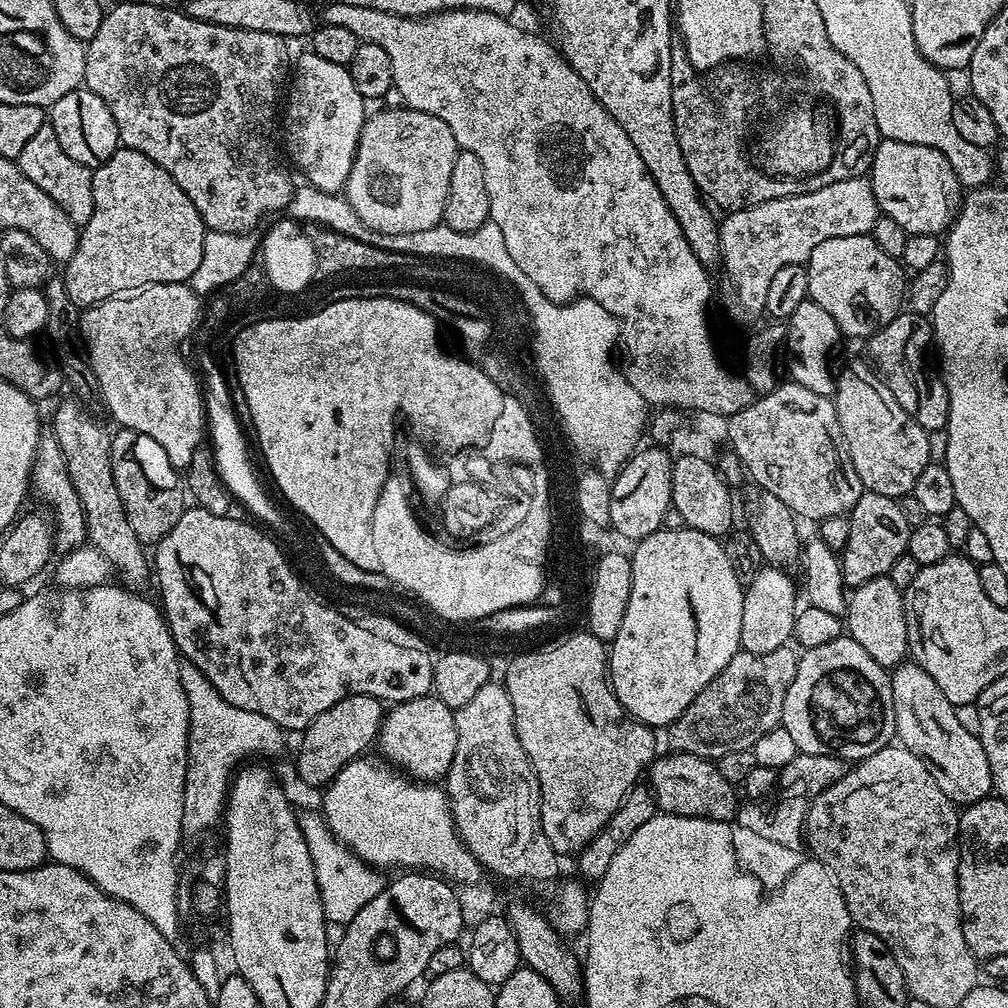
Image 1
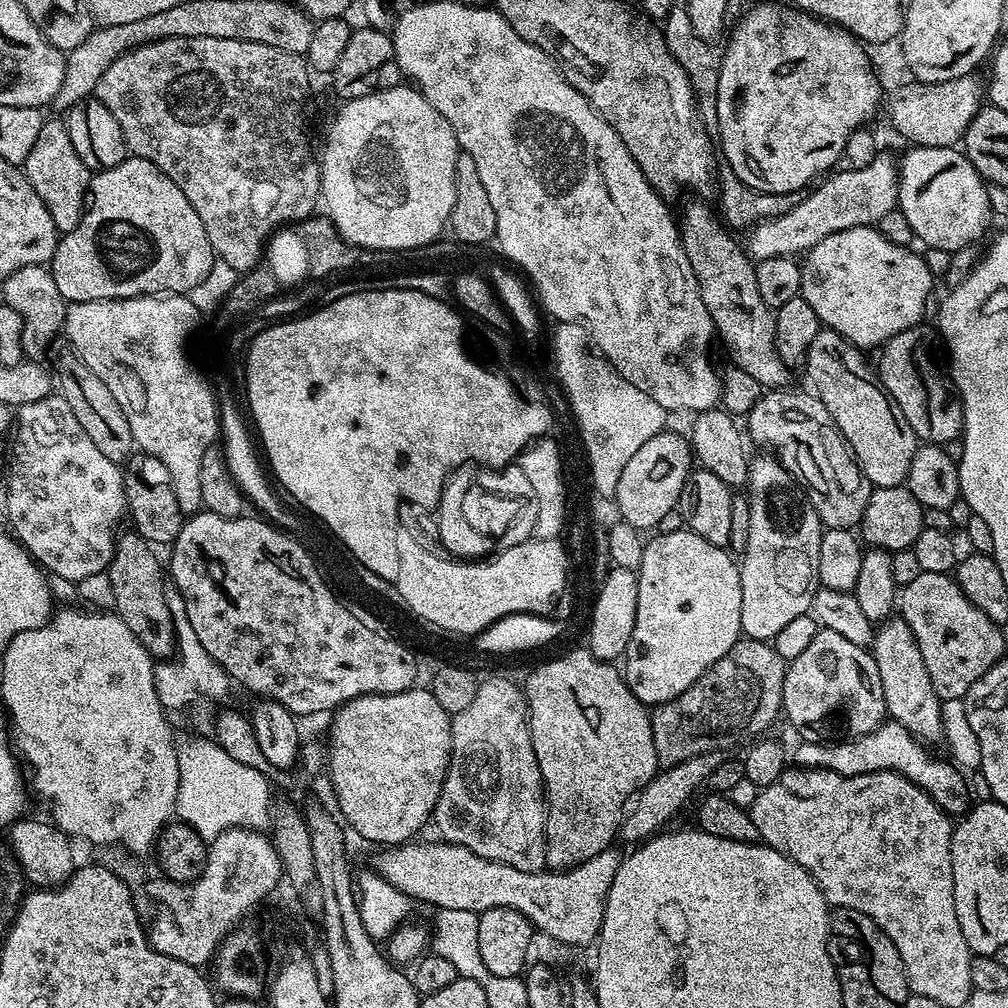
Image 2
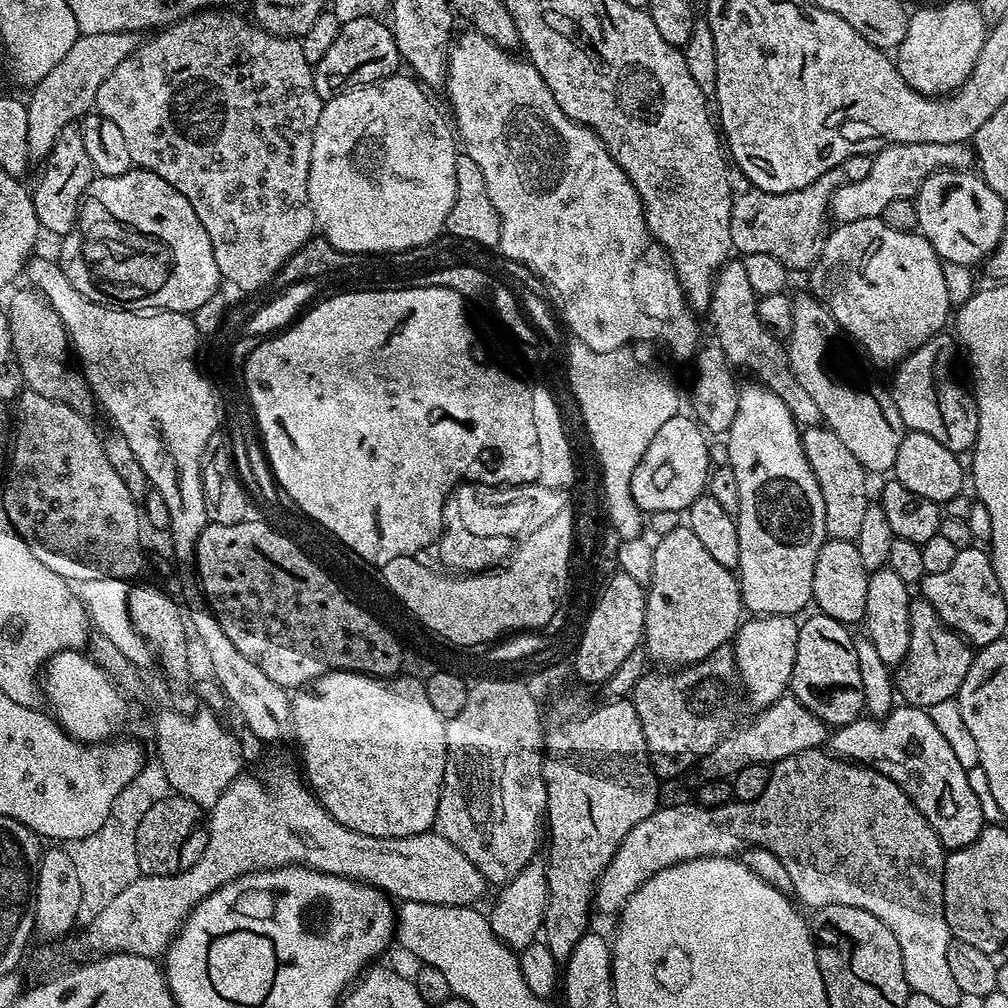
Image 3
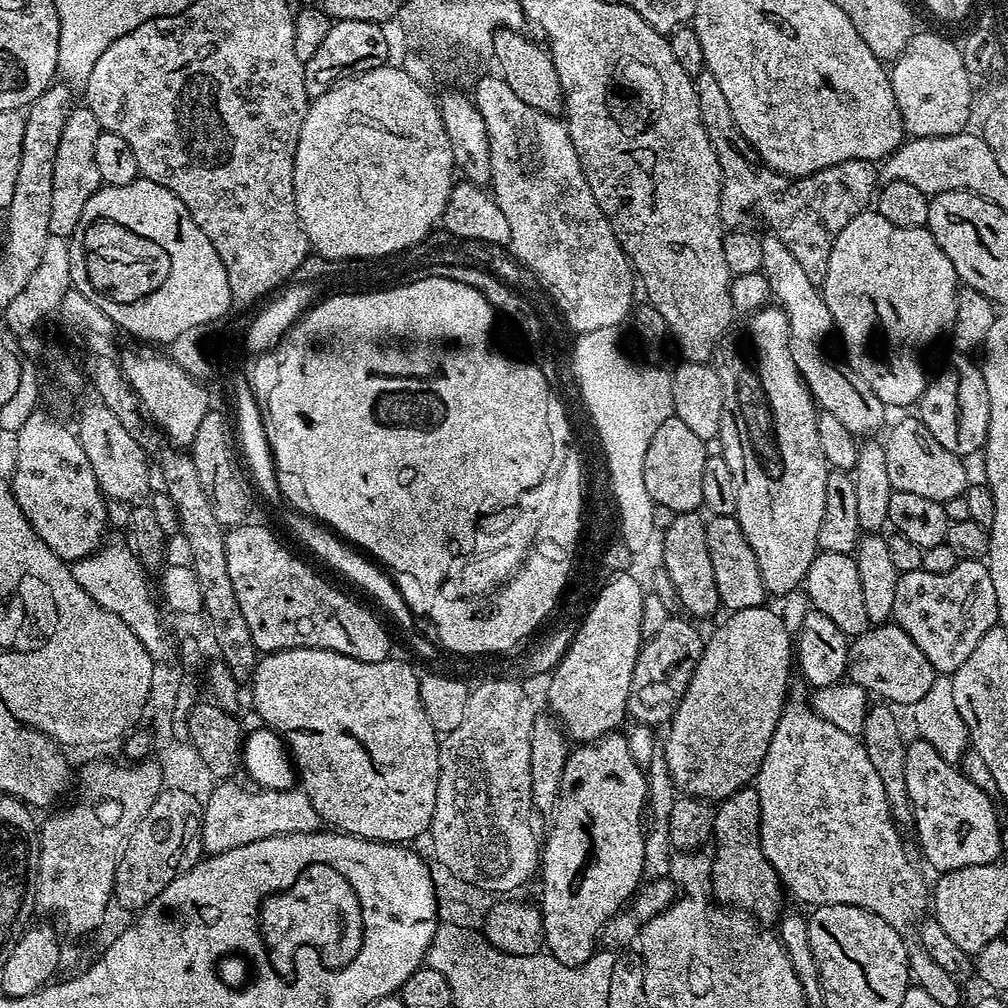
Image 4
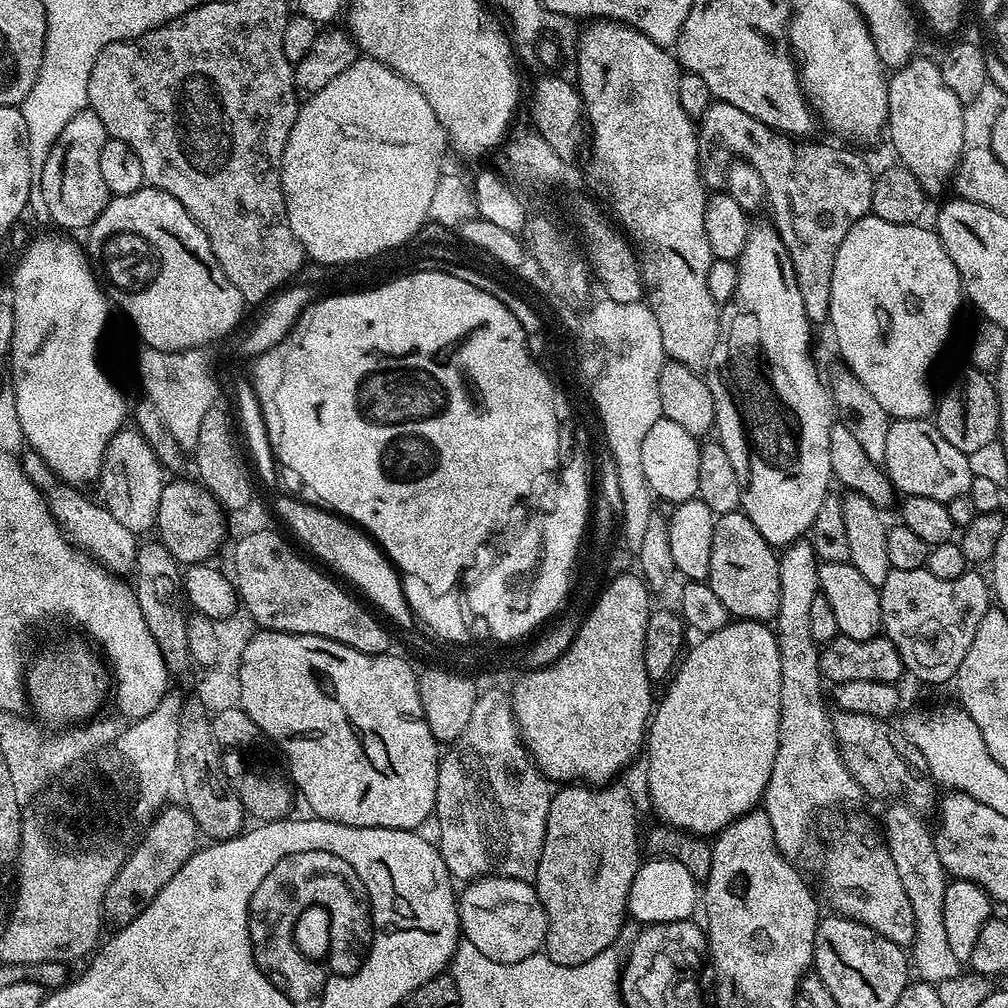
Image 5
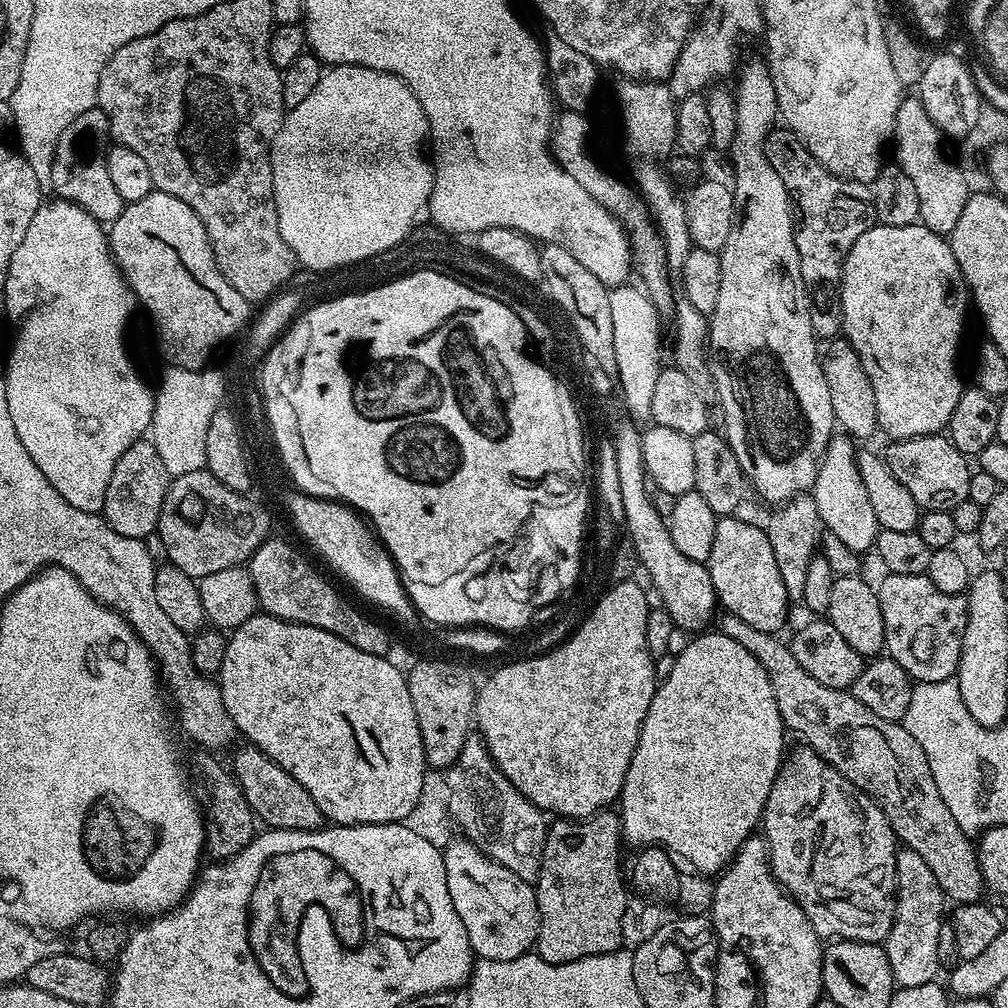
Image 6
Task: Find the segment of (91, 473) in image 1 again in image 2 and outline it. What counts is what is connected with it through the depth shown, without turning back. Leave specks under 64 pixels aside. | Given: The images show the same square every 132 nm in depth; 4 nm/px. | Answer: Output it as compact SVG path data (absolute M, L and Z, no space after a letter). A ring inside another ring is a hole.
M134 530L121 531L116 537L116 549L108 563L107 576L113 588L114 611L116 615L134 630L134 636L154 658L168 658L176 651L174 622L163 593L166 572L162 560L156 557L157 549L142 539Z

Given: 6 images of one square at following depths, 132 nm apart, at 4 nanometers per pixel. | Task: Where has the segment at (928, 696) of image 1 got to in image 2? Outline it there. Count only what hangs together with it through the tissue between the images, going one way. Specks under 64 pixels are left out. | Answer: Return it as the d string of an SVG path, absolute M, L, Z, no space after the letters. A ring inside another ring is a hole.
M889 618L879 625L872 637L871 654L882 678L882 694L886 698L886 713L898 721L917 740L928 746L944 740L941 699L930 682L930 670L922 662L922 650L910 630L907 619Z

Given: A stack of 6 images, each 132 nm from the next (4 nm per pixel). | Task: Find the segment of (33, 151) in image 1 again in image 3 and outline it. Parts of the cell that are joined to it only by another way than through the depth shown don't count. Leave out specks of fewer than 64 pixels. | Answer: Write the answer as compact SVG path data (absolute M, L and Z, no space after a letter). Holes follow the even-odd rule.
M79 123L62 126L62 134L58 134L41 168L44 169L40 172L40 181L36 188L31 189L34 210L45 233L53 232L57 238L63 238L75 228L76 217L80 215L80 201L84 199L84 191L94 178L90 154L86 154Z

